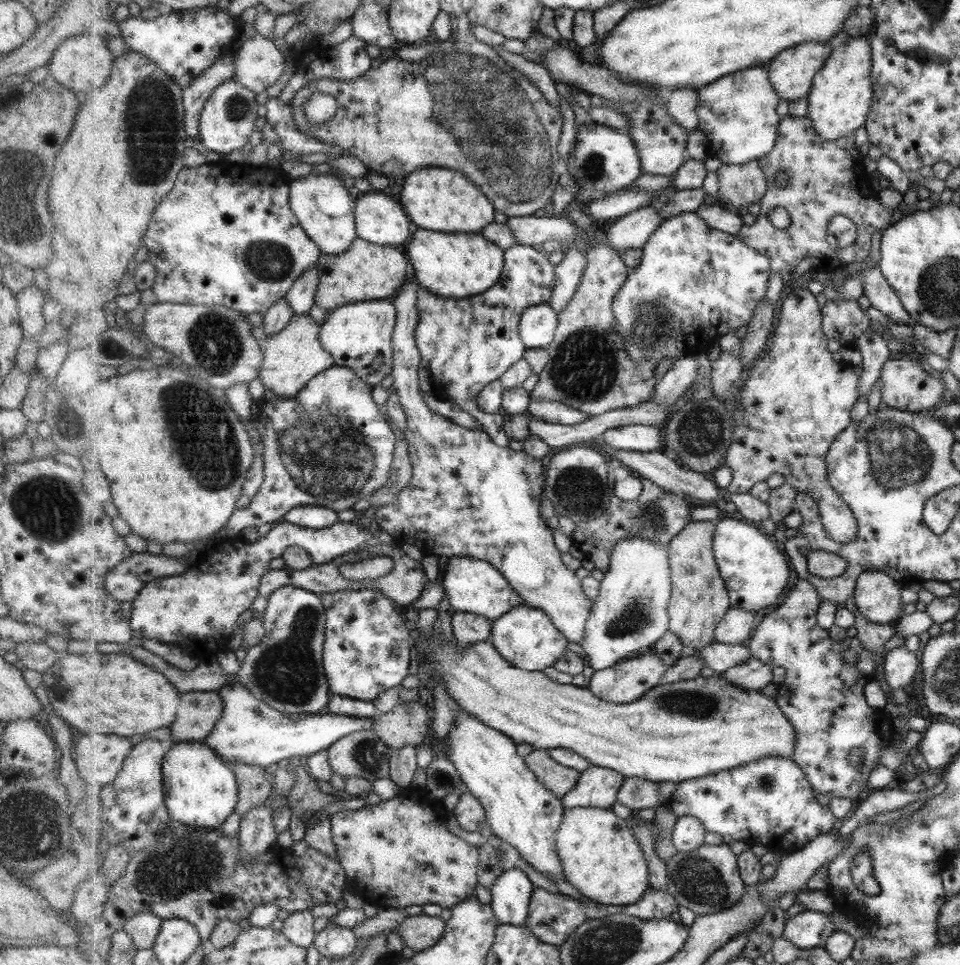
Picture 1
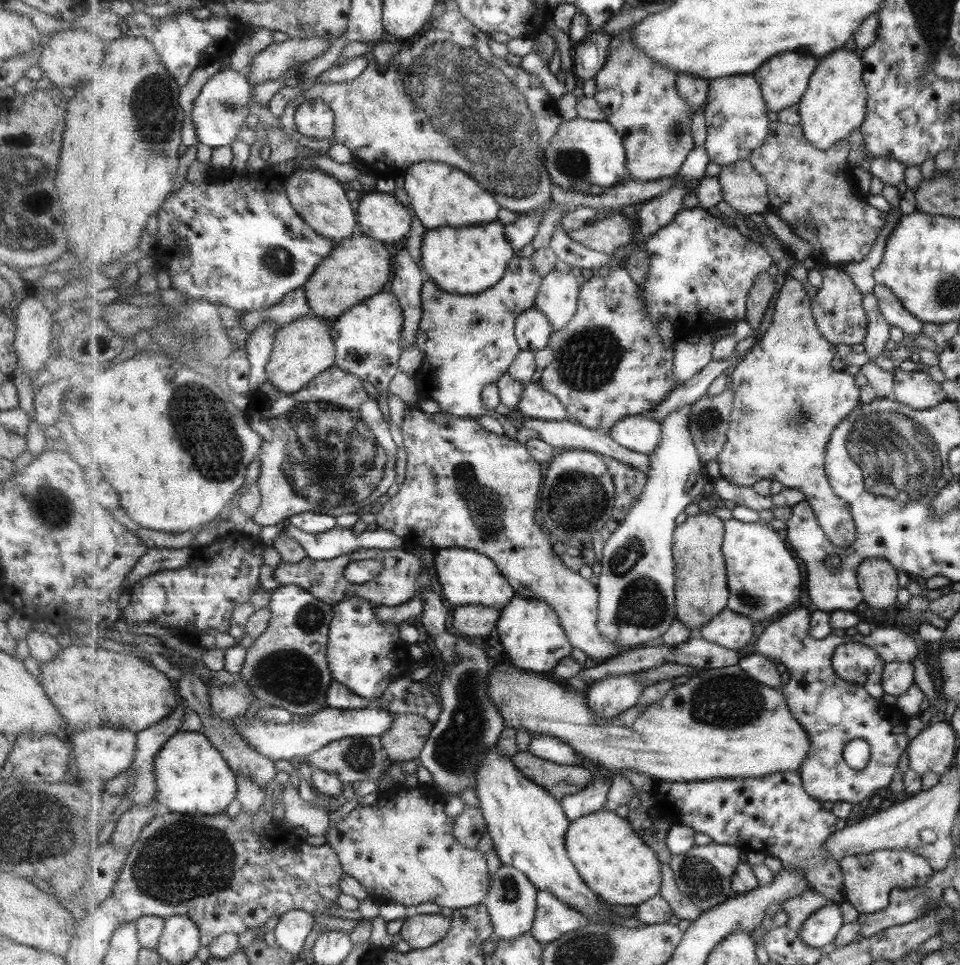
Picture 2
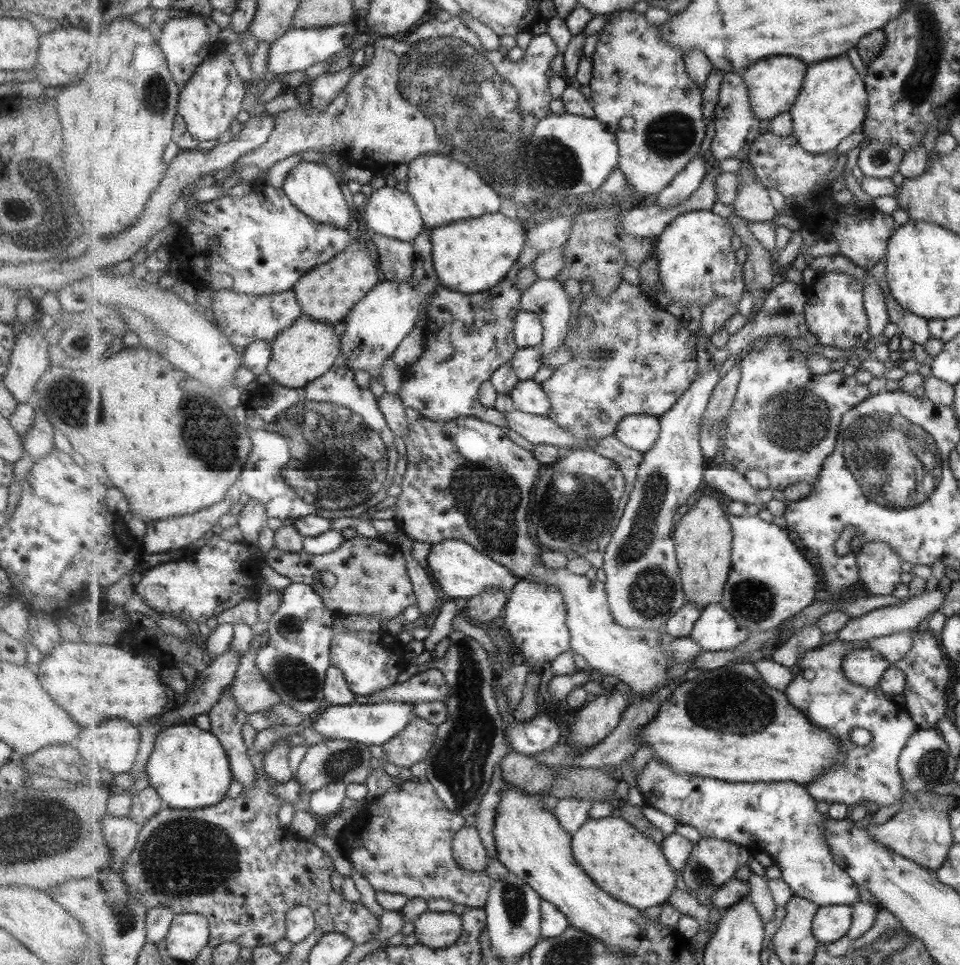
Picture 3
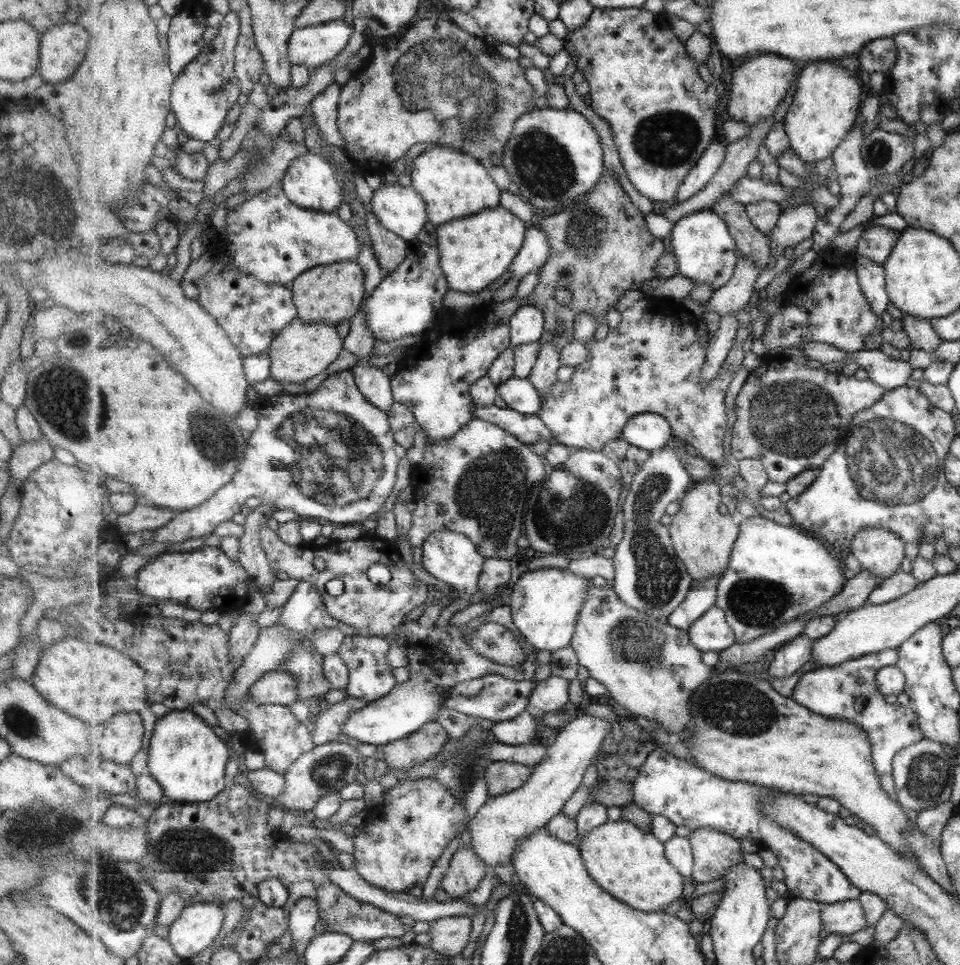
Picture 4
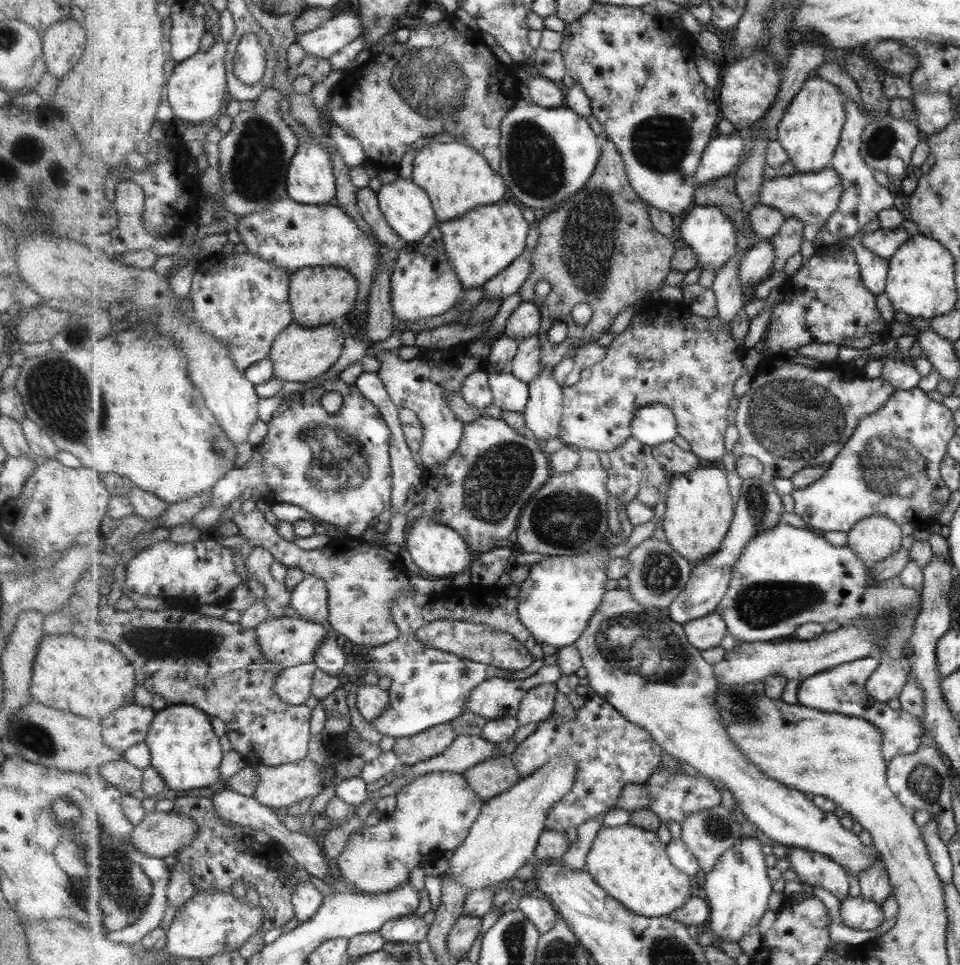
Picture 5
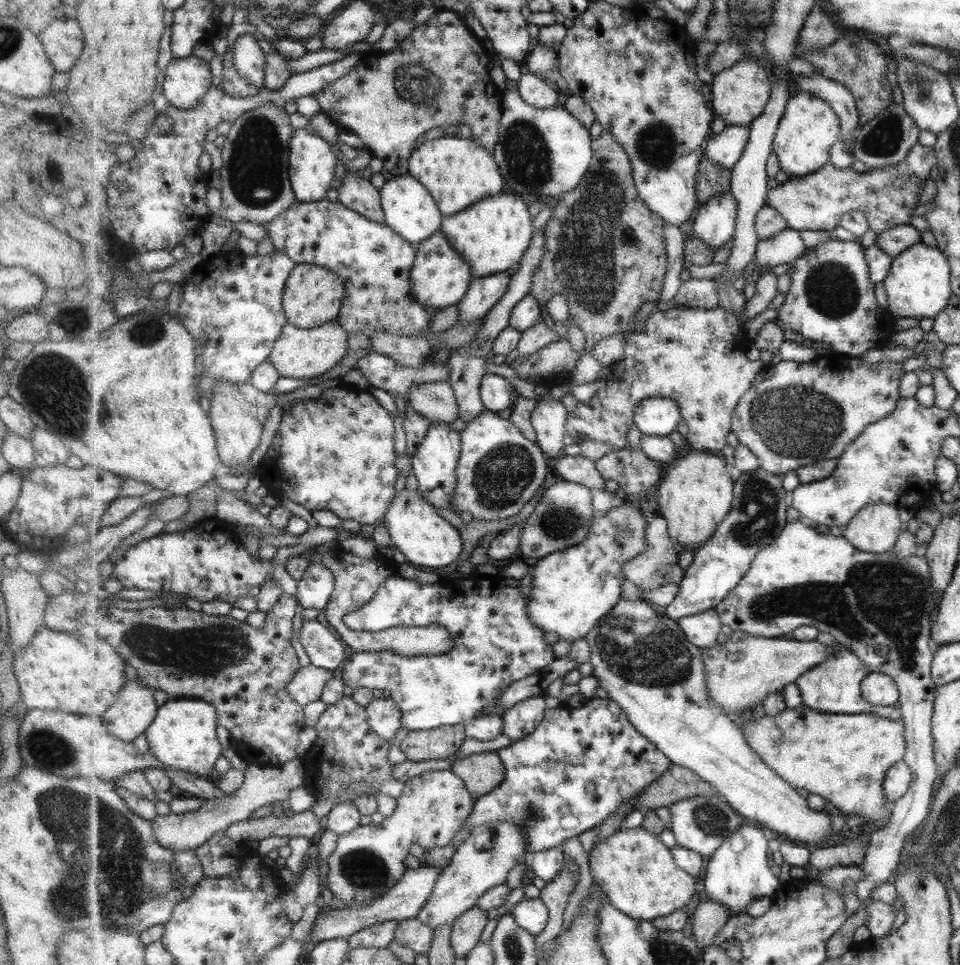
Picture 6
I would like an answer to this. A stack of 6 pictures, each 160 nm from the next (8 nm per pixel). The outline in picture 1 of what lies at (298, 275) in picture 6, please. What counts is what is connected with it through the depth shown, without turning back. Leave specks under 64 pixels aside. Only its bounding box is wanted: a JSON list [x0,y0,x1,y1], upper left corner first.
[316,237,407,313]

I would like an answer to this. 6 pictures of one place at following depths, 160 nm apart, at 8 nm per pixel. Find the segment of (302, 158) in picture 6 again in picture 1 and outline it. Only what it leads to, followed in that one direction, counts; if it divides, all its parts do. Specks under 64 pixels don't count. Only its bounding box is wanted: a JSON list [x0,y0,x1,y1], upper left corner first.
[290,173,359,254]

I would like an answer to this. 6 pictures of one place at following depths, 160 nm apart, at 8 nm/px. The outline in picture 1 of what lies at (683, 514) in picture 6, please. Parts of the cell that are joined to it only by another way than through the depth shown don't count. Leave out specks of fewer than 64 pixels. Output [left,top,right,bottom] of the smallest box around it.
[669,521,732,652]

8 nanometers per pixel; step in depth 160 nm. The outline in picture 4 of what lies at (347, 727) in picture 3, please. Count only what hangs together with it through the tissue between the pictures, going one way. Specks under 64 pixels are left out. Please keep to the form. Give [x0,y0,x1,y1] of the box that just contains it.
[341,605,539,747]

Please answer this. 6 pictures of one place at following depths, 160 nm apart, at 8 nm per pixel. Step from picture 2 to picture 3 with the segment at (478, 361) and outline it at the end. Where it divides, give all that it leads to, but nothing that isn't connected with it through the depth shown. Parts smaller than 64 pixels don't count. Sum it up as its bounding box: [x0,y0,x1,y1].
[398,280,523,428]

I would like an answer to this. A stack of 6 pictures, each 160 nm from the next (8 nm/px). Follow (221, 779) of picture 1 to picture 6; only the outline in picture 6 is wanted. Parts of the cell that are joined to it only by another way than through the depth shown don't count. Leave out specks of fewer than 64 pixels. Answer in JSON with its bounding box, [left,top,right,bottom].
[146,698,223,779]

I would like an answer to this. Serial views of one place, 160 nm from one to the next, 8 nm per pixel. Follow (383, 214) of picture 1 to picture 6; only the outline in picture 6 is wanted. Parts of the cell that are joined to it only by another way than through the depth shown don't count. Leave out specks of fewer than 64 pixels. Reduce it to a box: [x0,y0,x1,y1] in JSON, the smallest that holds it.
[380,175,445,246]

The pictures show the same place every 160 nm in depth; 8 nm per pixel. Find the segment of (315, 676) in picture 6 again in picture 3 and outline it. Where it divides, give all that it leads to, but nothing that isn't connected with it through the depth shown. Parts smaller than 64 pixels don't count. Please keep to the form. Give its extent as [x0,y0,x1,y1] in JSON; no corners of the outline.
[231,634,281,714]

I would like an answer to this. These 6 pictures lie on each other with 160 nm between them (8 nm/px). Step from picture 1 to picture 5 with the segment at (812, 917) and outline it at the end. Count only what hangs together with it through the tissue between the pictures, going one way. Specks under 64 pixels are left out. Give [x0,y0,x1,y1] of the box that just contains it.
[840,894,886,930]

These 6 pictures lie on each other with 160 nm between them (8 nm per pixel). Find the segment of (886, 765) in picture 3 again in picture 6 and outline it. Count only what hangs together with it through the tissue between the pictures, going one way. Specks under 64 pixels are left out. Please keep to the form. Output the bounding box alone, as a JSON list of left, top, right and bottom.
[796,649,901,722]

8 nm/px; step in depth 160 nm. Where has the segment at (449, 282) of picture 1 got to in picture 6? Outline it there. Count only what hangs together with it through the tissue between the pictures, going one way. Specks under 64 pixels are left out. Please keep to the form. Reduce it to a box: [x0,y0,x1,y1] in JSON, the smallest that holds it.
[442,193,536,279]

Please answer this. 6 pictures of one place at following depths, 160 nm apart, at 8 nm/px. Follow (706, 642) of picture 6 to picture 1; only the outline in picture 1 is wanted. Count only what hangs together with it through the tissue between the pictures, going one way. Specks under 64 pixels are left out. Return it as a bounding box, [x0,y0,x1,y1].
[716,607,755,645]

